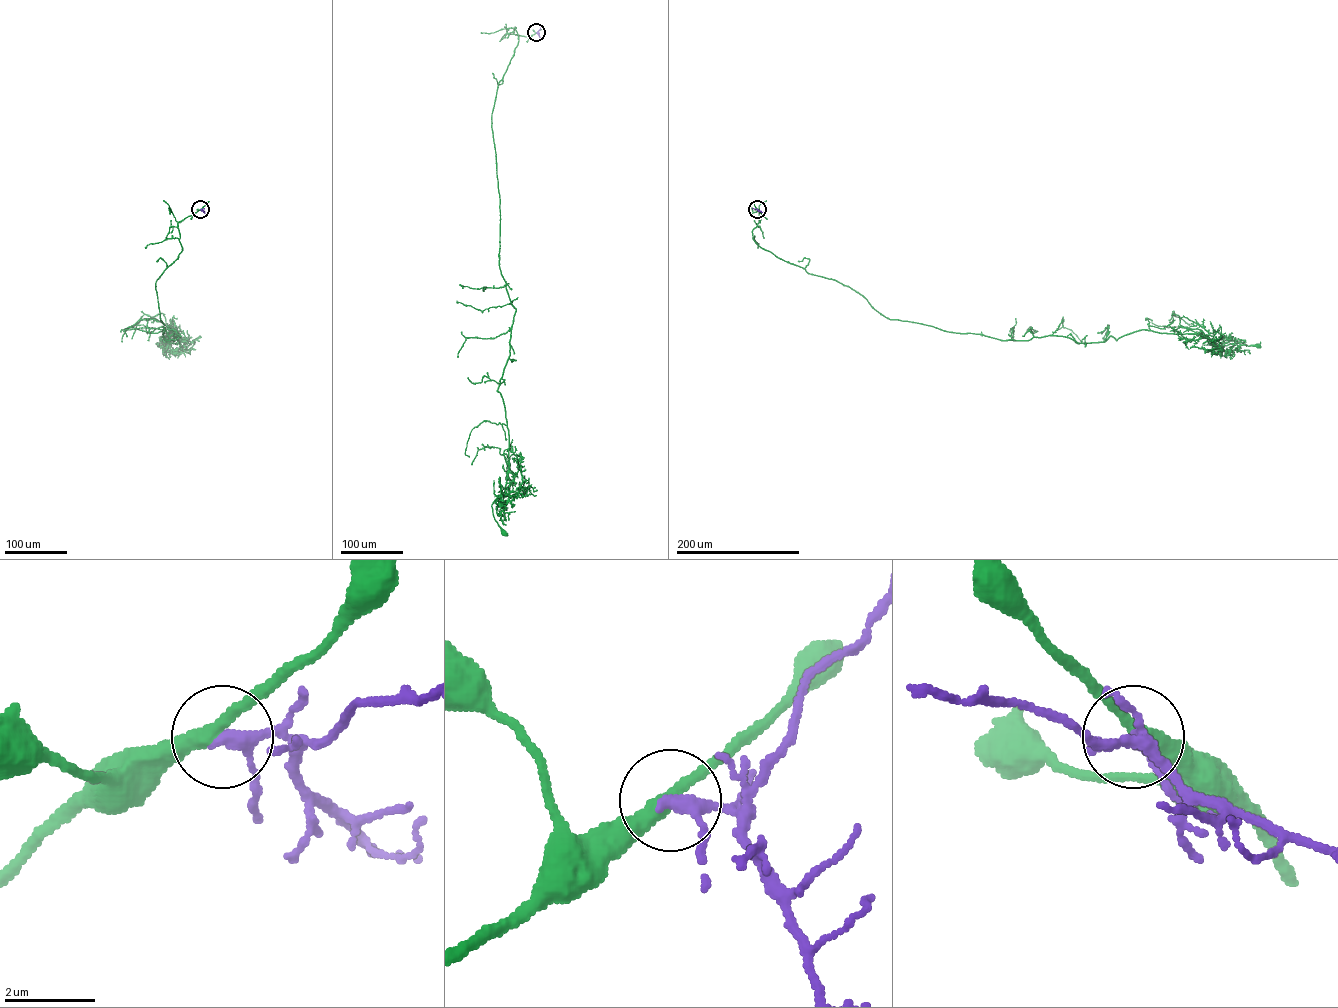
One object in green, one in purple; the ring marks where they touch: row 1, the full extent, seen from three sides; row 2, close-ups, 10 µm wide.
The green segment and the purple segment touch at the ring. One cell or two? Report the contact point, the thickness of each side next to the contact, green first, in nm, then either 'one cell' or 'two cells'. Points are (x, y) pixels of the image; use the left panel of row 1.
at (200, 209); 320 nm thick on the green side, 260 nm on the other; two cells

